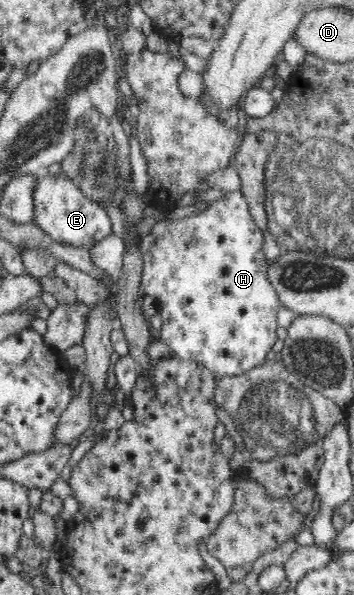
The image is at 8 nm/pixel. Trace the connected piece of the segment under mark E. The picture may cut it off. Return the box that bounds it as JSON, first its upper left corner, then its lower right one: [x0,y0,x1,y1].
[32,173,113,249]

